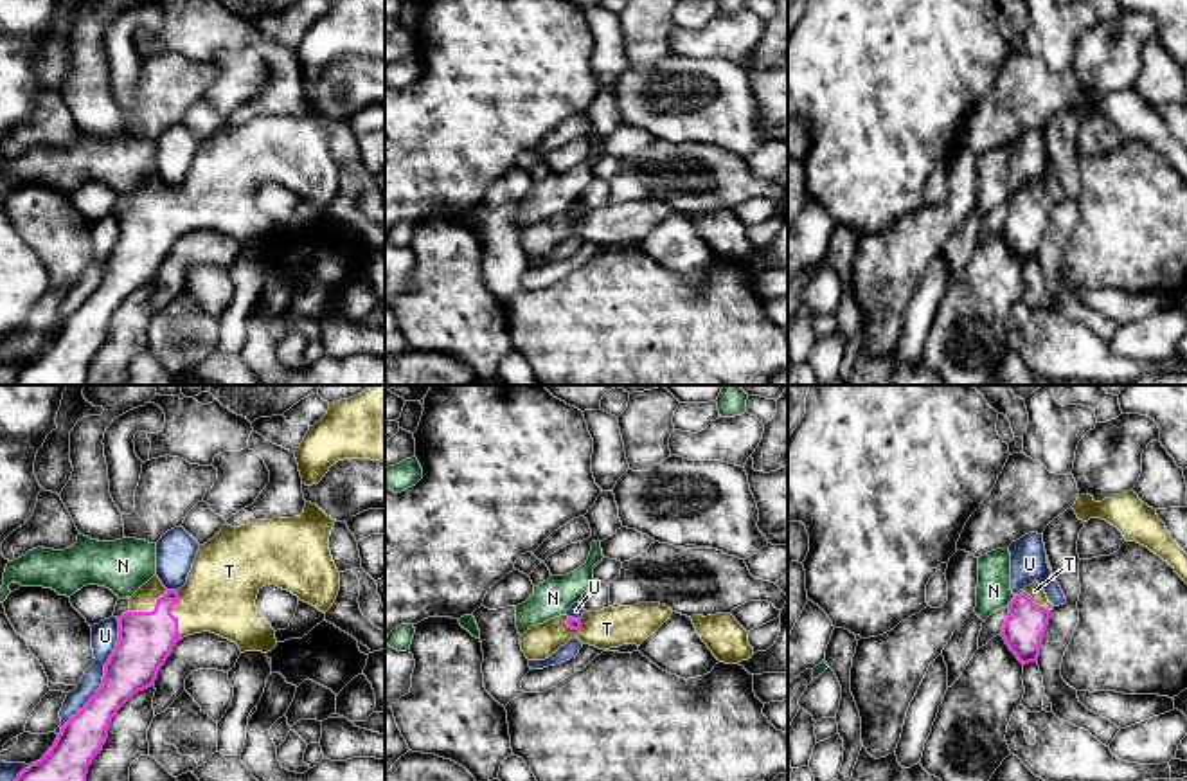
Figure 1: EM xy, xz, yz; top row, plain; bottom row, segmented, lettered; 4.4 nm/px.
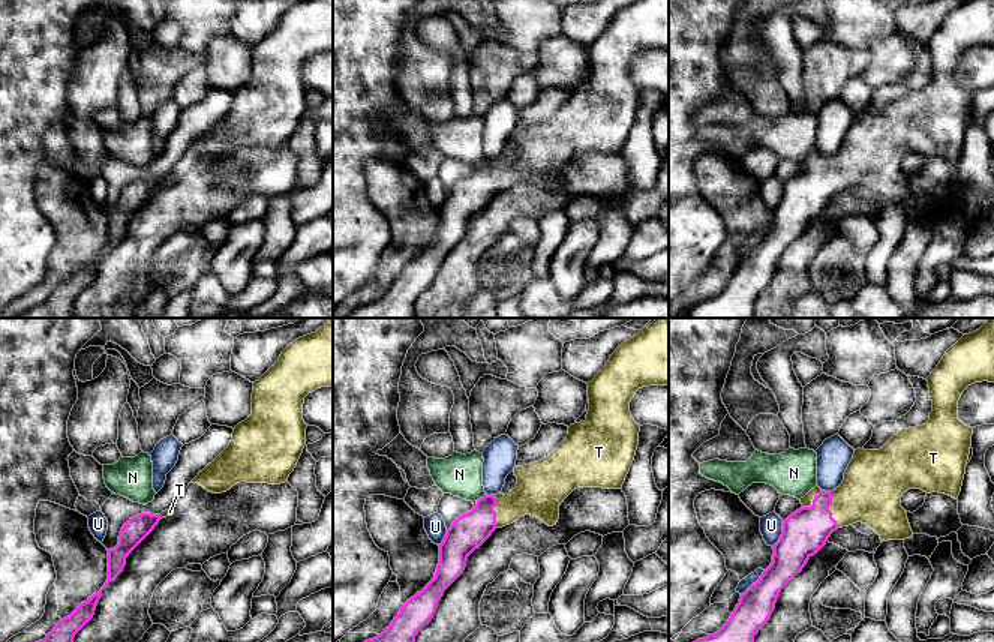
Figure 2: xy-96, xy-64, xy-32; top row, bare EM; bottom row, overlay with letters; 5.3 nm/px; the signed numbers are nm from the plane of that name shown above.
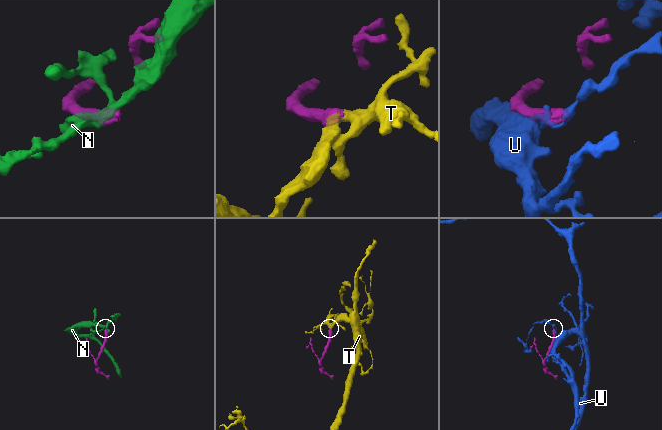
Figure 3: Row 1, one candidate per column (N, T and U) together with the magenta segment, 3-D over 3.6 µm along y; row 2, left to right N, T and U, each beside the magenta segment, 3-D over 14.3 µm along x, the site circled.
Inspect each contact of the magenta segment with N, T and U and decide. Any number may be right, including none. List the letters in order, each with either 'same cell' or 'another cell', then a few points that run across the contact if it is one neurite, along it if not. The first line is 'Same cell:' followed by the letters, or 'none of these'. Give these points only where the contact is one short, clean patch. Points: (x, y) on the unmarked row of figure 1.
Same cell: T
N: another cell; line yz (1015, 193), (1008, 204)
T: same cell; line xy (146, 236), (171, 211), (195, 206), (220, 191)
U: another cell

